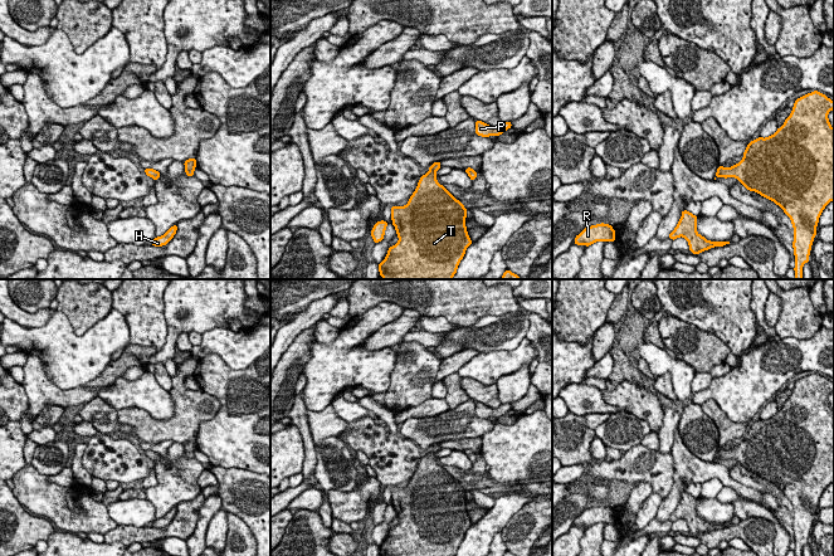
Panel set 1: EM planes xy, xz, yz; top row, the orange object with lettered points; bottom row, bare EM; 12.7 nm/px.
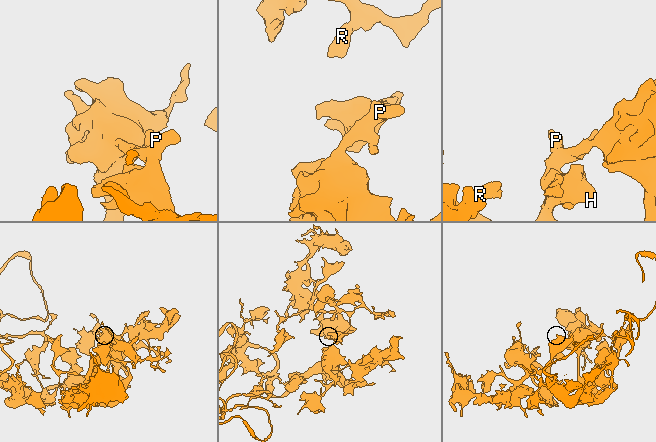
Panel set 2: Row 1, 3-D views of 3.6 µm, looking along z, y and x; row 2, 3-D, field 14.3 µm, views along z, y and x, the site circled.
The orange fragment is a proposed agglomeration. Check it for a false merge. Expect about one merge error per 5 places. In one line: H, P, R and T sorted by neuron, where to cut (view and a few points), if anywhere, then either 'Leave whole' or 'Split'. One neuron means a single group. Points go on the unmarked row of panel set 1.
Groups: H P R T. No split. Leave whole

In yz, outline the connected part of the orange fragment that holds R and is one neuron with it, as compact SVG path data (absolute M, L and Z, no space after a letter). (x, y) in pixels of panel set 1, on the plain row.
M598 506L585 509L579 517L576 517L574 525L577 527L591 527L595 523L615 523L615 512L609 506Z

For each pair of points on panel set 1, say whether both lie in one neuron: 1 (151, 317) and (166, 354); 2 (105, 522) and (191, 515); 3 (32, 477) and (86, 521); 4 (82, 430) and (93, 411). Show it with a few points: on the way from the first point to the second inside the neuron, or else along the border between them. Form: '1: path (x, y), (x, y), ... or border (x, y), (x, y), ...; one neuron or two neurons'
1: border (162, 315), (166, 322), (166, 341), (157, 352); two neurons
2: border (118, 525), (103, 535); two neurons
3: path (40, 492), (71, 521); one neuron
4: border (83, 419), (98, 433); two neurons

